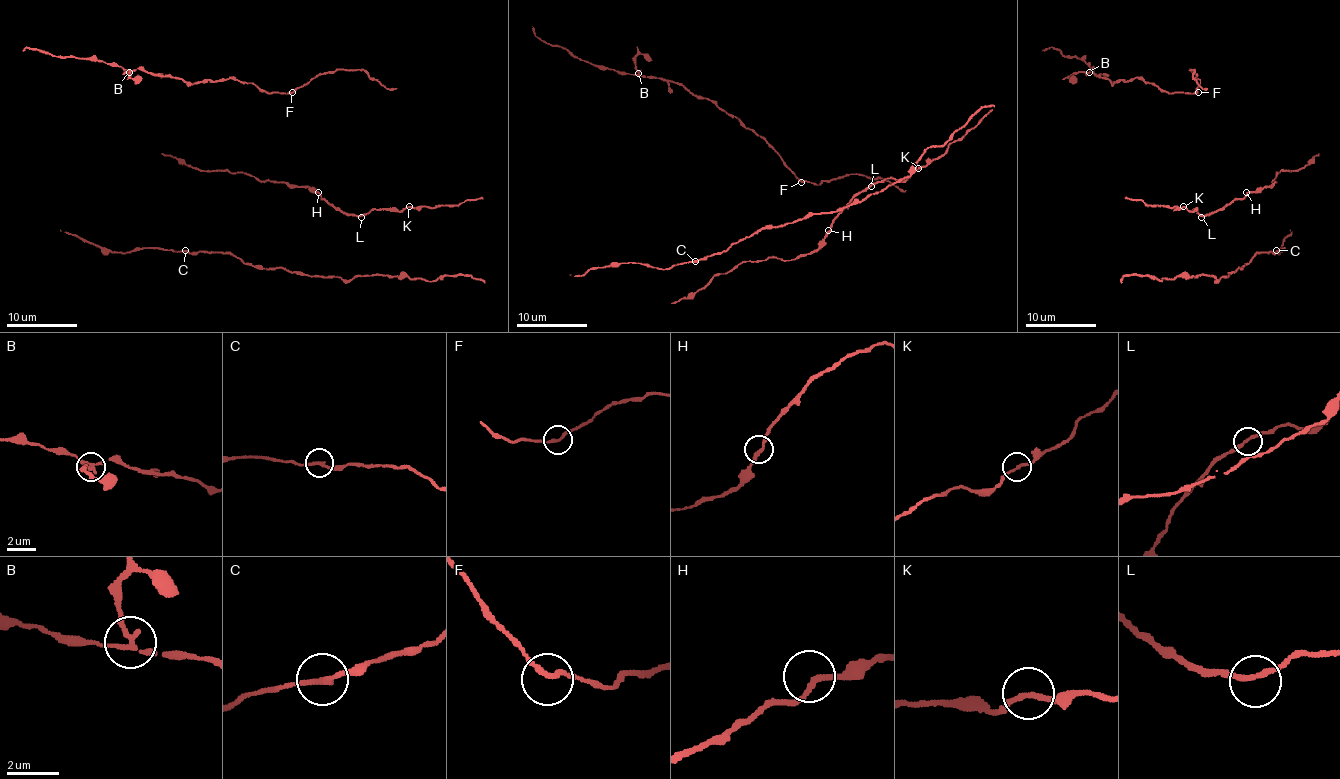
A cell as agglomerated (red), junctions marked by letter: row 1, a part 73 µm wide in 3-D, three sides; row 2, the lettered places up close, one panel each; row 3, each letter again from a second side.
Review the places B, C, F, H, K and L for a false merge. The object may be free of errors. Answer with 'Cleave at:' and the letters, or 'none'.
Cleave at: B

